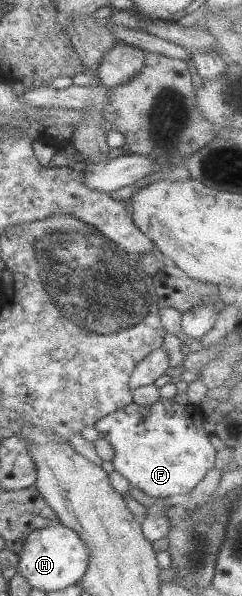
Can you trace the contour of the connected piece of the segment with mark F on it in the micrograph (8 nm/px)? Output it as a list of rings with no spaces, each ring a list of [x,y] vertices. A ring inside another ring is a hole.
[[[159,397],[152,405],[130,403],[122,409],[108,413],[93,428],[98,438],[104,439],[114,450],[110,460],[113,470],[150,497],[188,495],[206,471],[215,465],[217,451],[210,444],[209,436],[202,428],[204,414],[195,405],[178,405],[172,399]],[[140,410],[146,410],[140,415]]]

